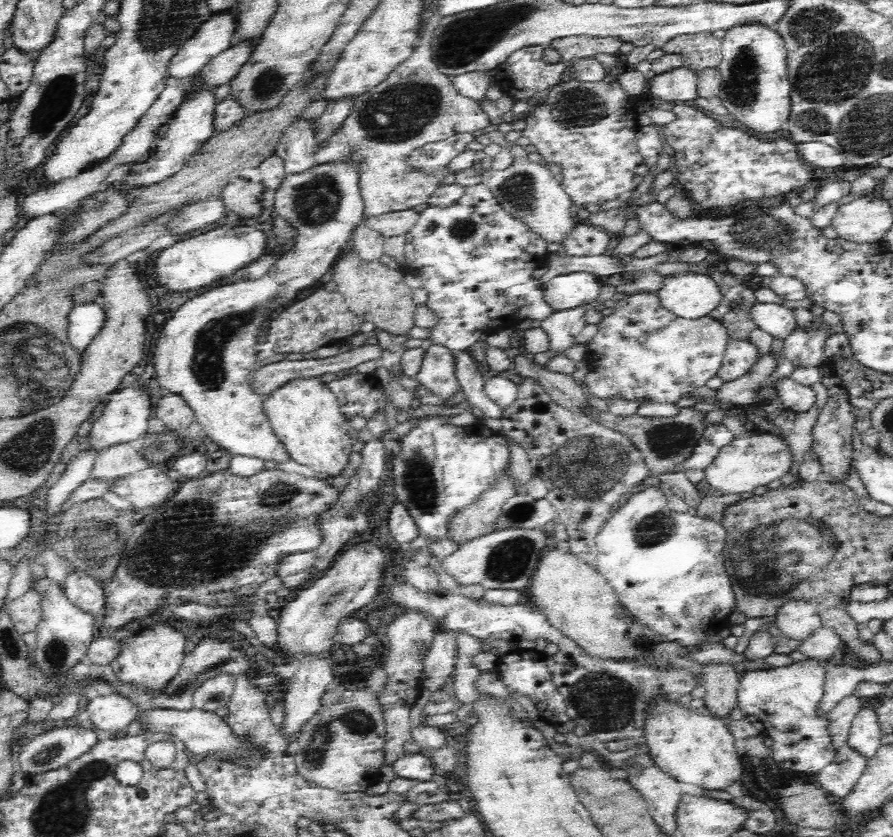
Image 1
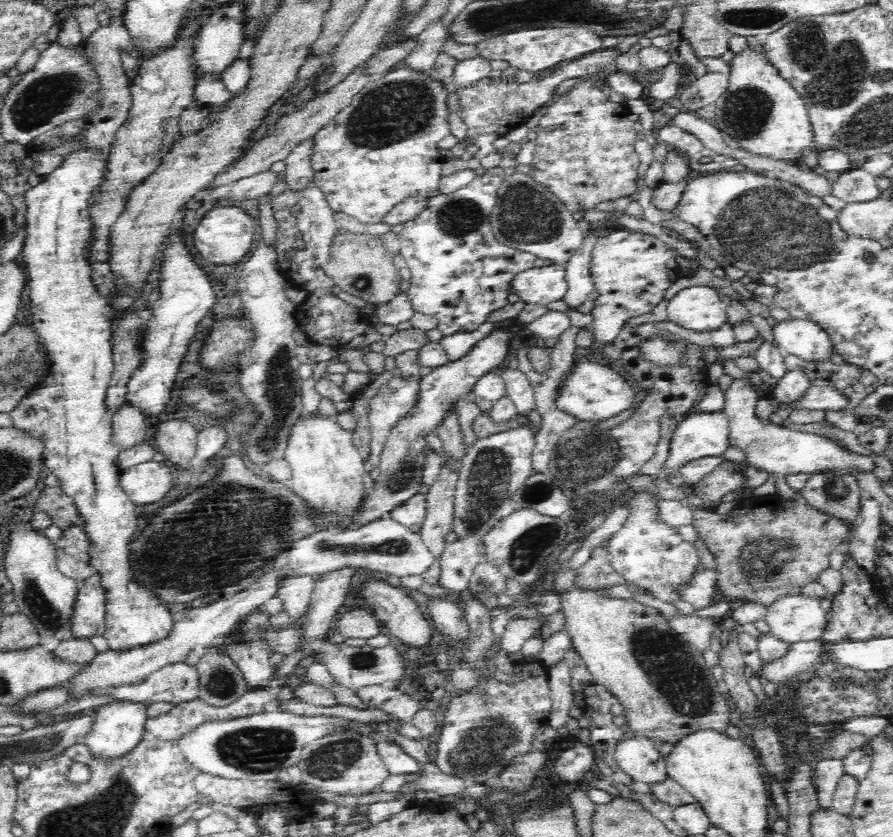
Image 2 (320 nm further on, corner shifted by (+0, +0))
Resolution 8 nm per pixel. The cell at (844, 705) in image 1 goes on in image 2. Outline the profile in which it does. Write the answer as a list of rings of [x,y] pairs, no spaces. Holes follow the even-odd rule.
[[[824,757],[816,762],[814,770],[816,770],[814,788],[816,789],[819,808],[828,809],[834,789],[845,774],[843,763],[836,757]]]

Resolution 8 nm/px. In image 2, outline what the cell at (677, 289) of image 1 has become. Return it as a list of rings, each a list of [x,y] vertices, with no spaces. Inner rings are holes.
[[[710,286],[680,290],[668,302],[668,320],[690,330],[714,330],[727,322],[728,305]]]

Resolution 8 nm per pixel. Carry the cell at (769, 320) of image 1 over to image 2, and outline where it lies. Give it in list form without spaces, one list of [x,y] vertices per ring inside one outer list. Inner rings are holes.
[[[791,317],[772,326],[774,343],[787,355],[811,362],[830,361],[833,342],[815,322]]]

